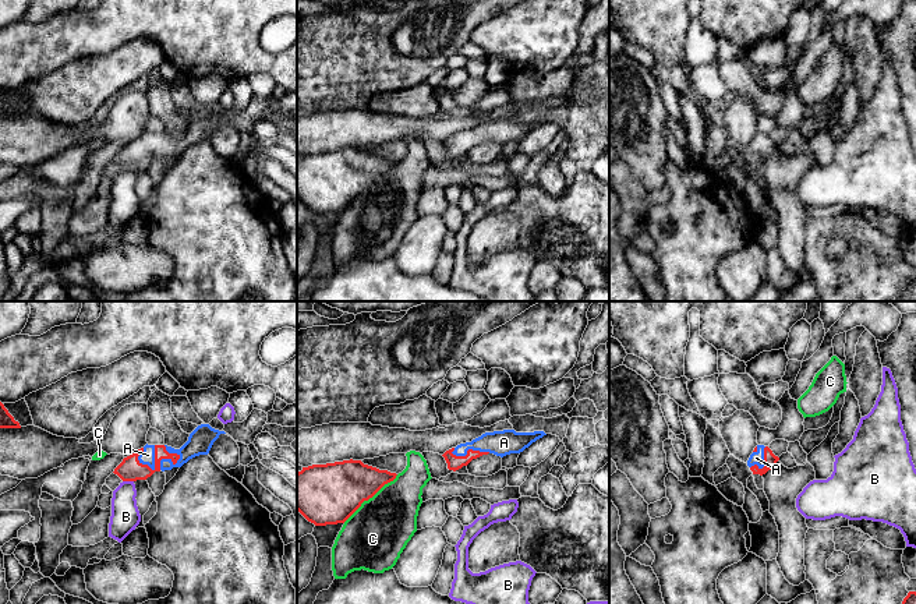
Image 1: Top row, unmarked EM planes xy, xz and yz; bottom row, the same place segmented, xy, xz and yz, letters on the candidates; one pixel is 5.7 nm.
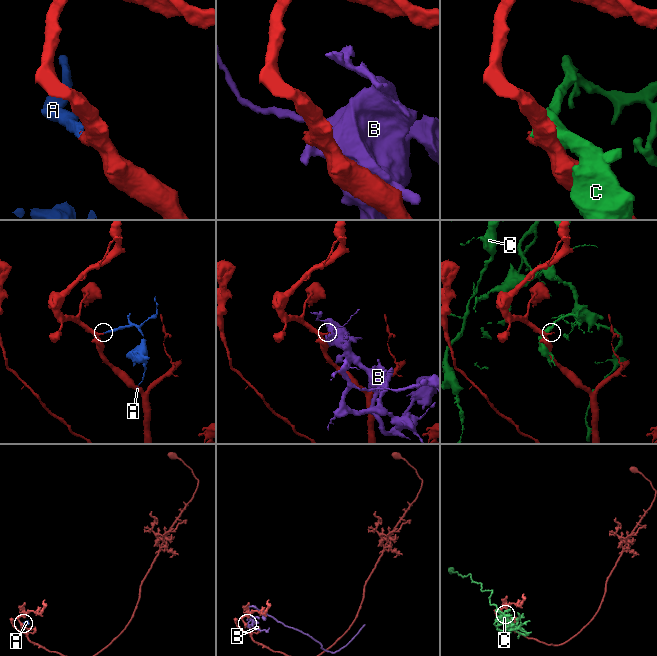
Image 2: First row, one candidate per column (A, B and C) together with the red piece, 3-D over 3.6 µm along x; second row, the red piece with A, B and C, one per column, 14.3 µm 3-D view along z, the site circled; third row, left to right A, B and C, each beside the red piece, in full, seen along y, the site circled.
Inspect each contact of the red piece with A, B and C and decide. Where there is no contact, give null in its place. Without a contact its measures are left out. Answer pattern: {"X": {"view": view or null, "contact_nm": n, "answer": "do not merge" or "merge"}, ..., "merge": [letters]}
{"A": {"view": "xy", "contact_nm": 150, "answer": "merge"}, "B": {"view": "xy", "contact_nm": 60, "answer": "do not merge"}, "C": {"view": "xz", "contact_nm": 420, "answer": "do not merge"}, "merge": ["A"]}

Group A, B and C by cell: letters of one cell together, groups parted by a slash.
A / B / C

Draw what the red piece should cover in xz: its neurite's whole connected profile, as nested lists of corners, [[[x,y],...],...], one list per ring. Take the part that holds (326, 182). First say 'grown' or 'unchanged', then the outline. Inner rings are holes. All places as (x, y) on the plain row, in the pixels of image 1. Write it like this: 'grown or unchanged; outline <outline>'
unchanged; outline [[[353,146],[303,155],[297,160],[297,198],[315,213],[344,211],[364,188],[372,186],[396,163]]]

